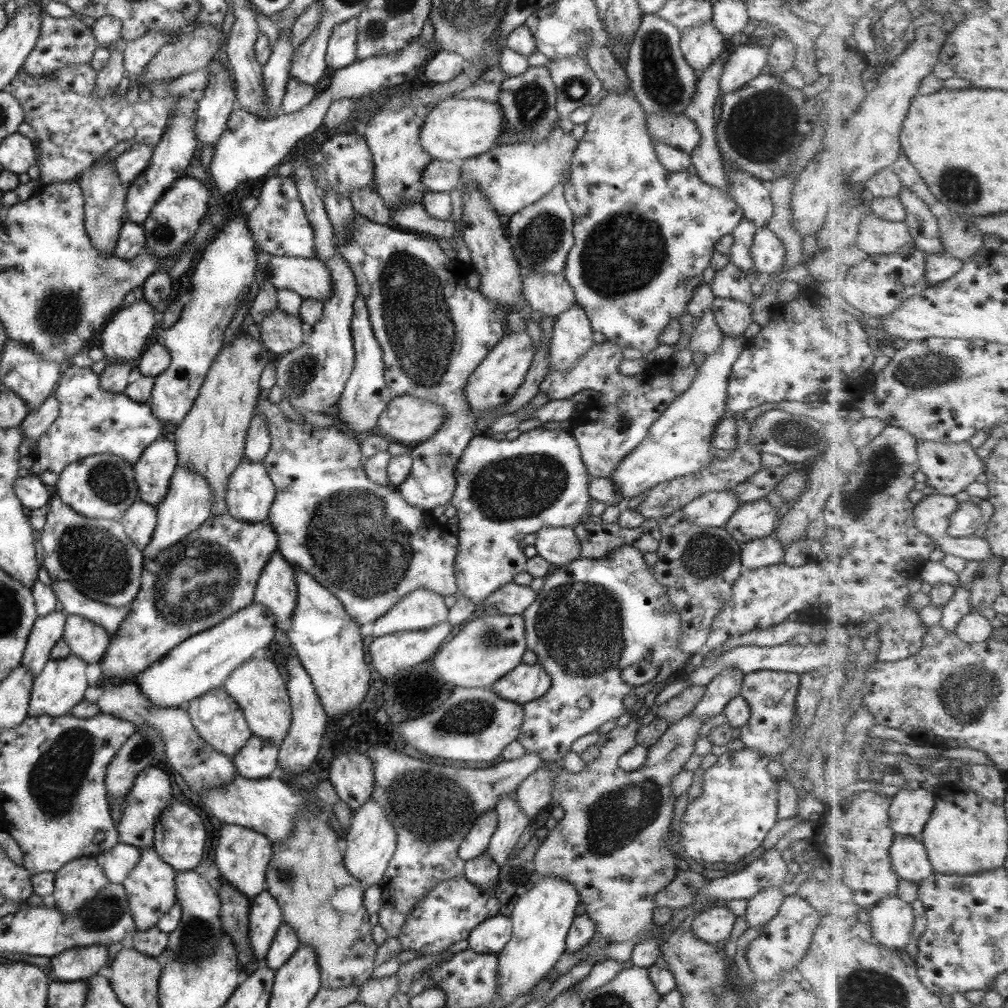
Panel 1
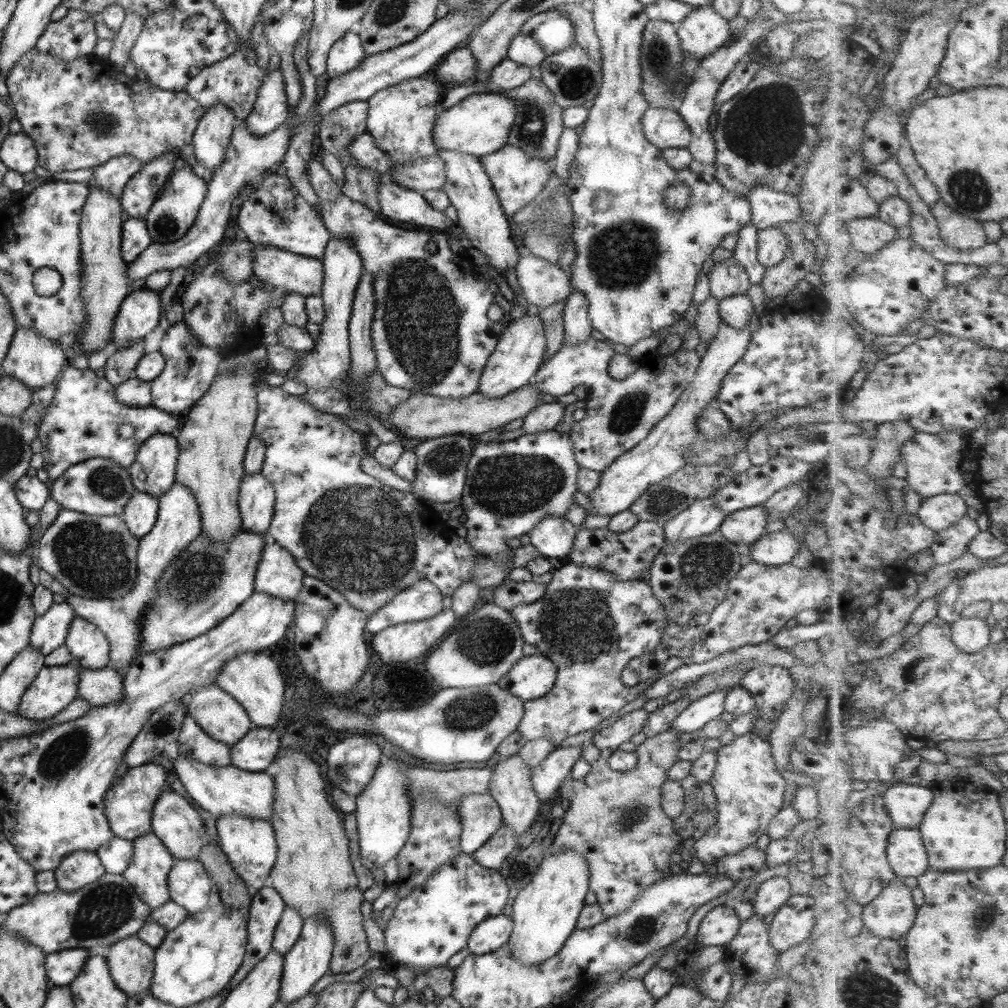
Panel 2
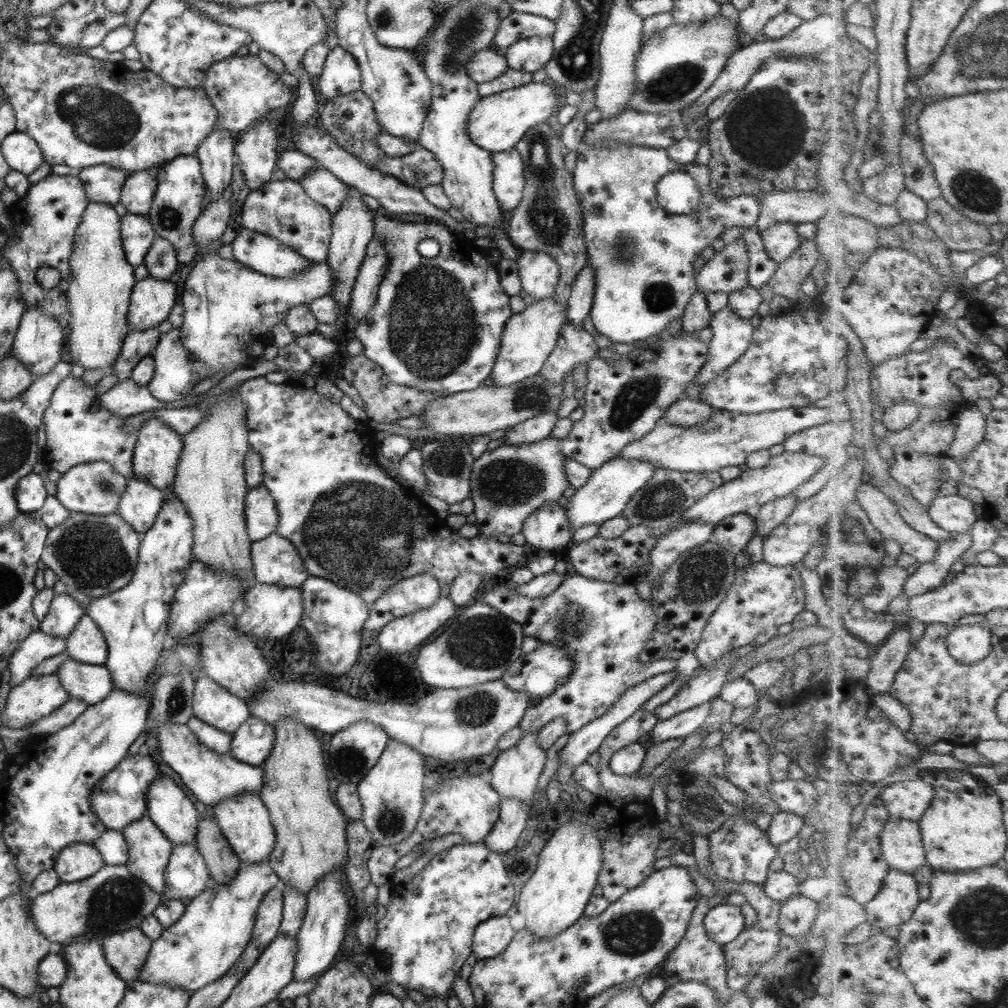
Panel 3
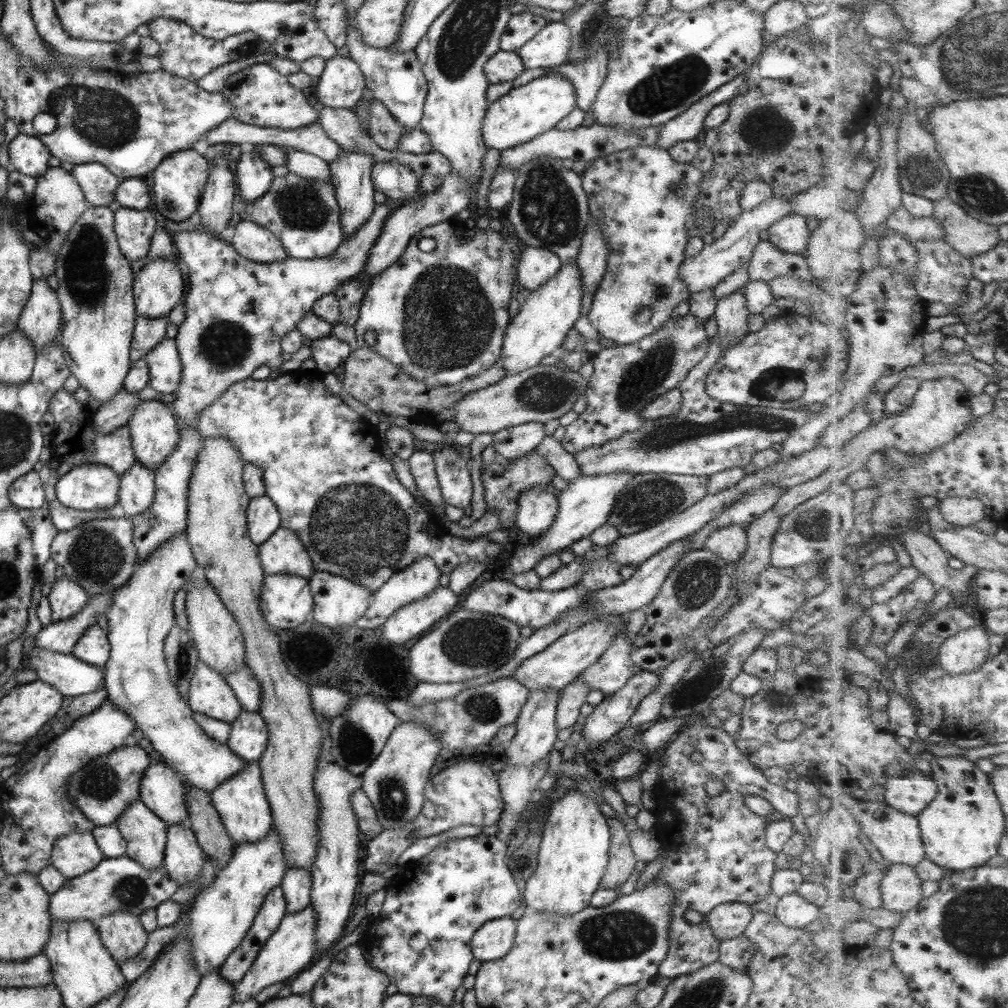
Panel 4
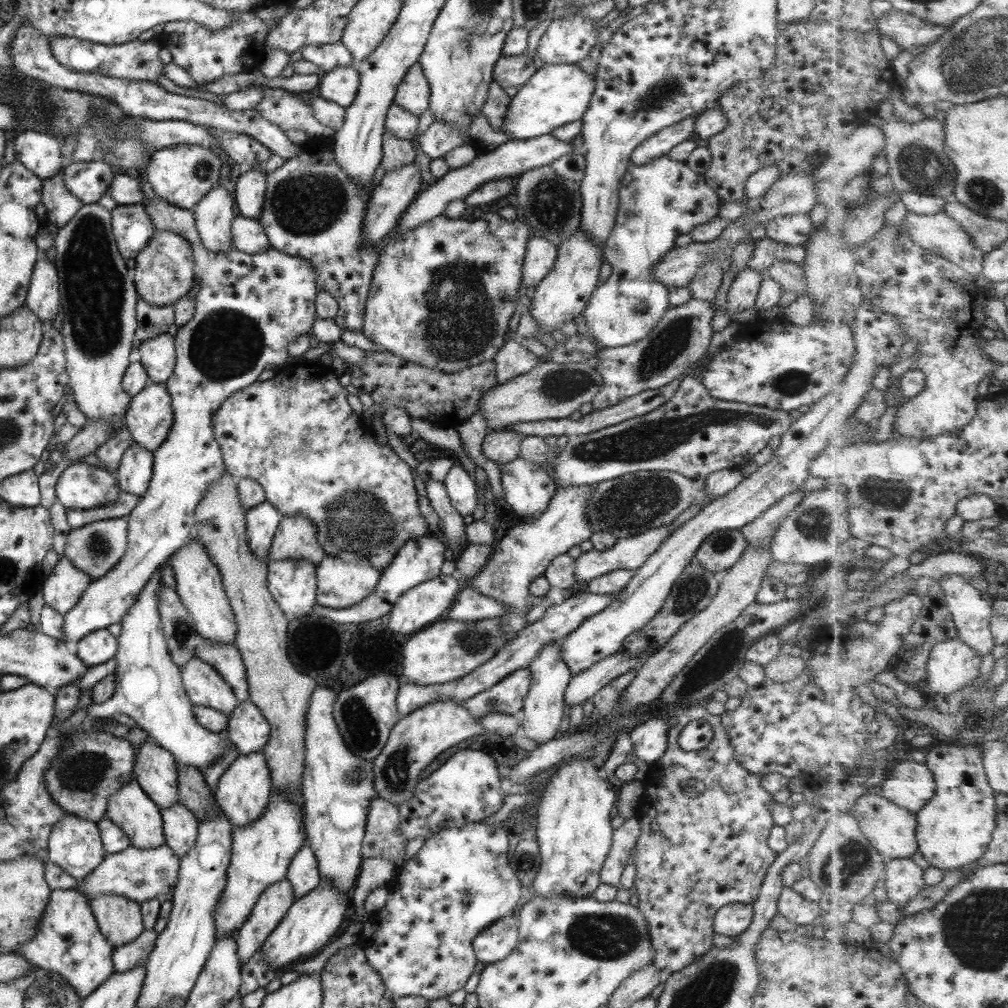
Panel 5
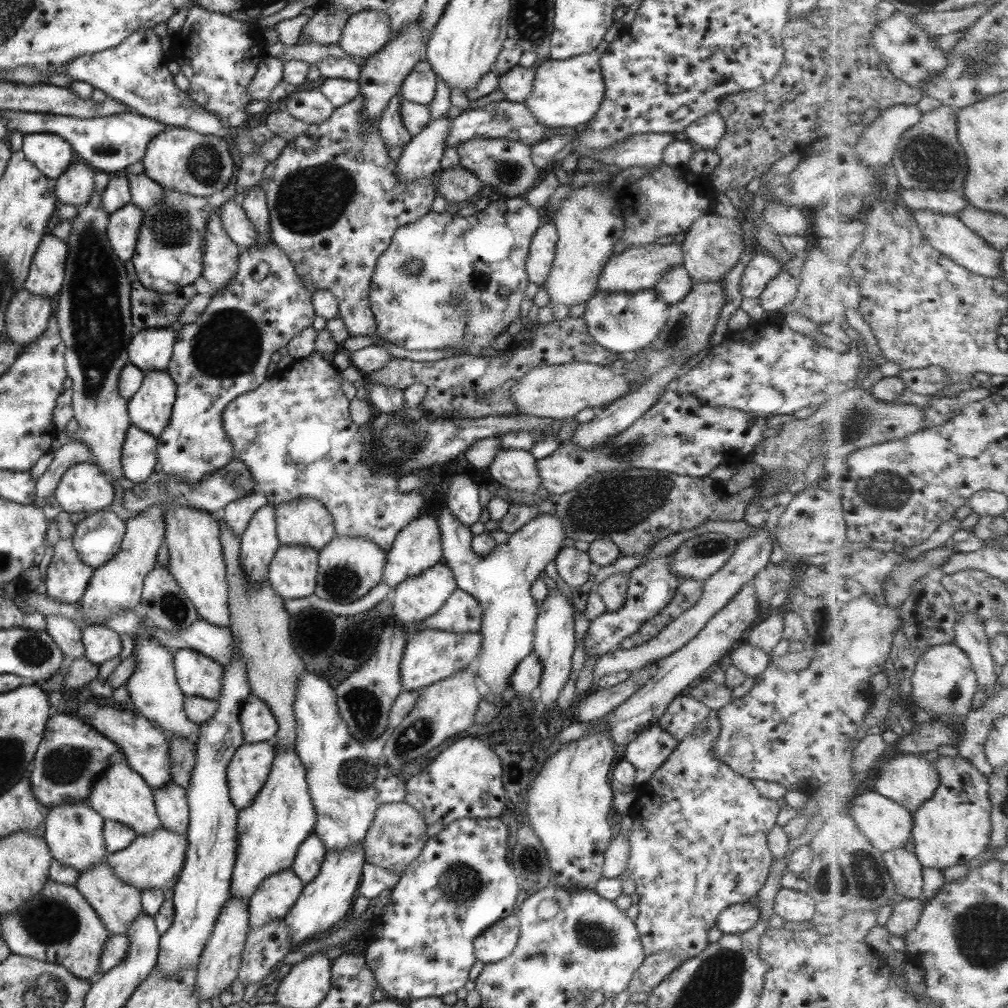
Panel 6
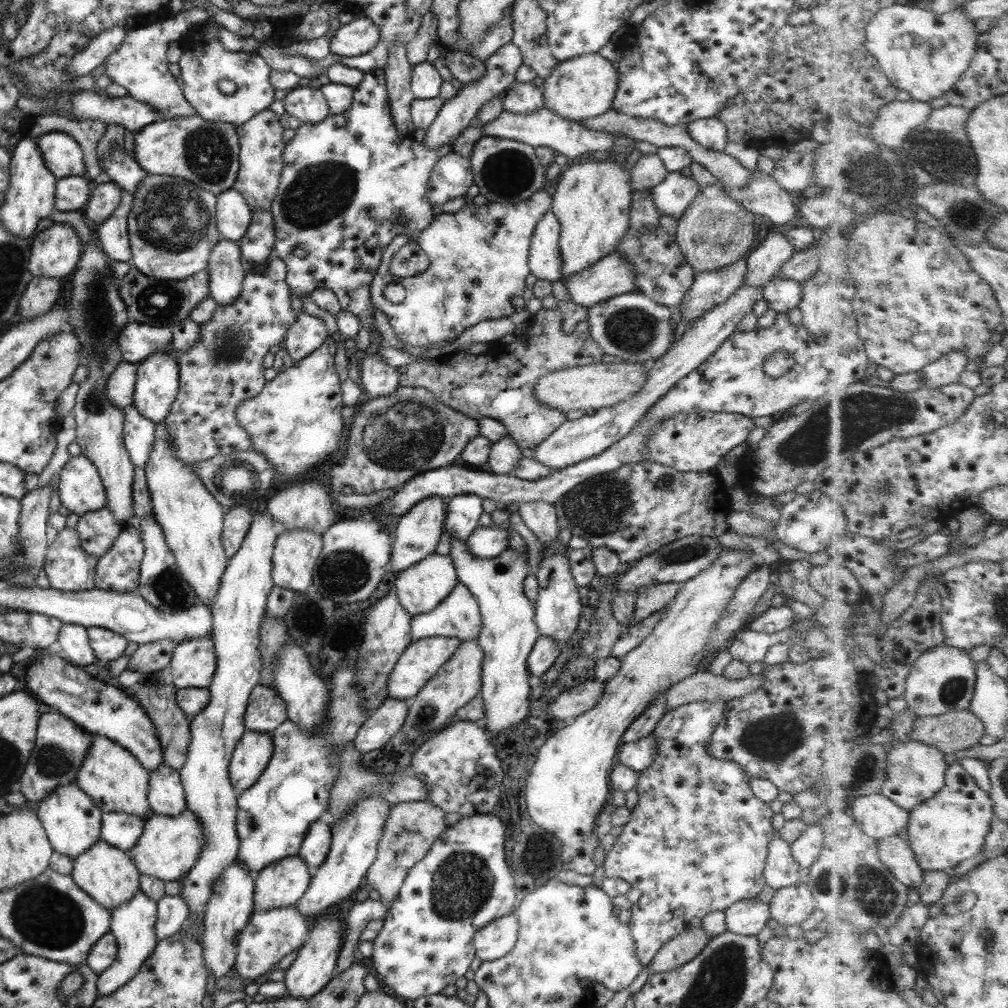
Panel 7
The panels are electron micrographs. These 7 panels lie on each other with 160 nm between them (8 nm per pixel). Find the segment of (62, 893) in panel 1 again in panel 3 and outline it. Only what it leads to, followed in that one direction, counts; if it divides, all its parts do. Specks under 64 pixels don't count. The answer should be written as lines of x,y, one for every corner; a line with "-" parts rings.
81,843
65,847
51,863
51,868
61,883
89,878
103,866
103,860
97,850
92,845

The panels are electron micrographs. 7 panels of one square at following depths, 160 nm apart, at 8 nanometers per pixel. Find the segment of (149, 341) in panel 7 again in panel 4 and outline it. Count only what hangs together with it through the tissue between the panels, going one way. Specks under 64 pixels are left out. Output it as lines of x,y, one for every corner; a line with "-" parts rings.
163,338
143,358
148,370
148,389
161,394
177,390
181,378
176,344
171,338

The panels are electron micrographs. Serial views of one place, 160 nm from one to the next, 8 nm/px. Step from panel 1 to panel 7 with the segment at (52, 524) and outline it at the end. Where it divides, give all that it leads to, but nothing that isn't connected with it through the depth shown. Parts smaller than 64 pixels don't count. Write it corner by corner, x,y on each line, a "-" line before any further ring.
105,507
78,515
74,529
77,531
80,547
97,559
103,556
117,535
123,529

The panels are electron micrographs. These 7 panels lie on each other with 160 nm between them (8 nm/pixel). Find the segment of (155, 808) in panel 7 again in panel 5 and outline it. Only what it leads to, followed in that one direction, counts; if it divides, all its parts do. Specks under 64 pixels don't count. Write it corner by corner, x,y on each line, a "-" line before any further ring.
181,804
159,810
162,820
164,844
177,859
187,855
198,833
198,824
193,814

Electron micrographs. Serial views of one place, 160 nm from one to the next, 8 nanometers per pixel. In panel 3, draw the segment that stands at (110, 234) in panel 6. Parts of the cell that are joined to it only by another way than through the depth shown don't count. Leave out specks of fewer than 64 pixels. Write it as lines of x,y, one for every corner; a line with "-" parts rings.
129,213
120,217
120,235
124,257
134,268
142,264
145,253
157,237
145,215

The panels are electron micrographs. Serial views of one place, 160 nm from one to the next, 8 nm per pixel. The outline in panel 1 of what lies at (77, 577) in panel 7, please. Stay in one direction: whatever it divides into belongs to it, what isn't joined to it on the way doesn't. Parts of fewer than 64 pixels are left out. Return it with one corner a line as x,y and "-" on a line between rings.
53,611
38,616
27,635
26,647
20,664
37,676
50,659
50,650
57,640
62,638
64,620
66,615
62,611

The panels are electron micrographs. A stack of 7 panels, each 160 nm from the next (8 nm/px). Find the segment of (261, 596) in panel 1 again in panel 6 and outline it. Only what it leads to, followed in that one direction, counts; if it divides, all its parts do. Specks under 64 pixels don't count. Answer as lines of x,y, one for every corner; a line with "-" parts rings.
298,498
274,507
276,537
282,546
302,544
321,550
336,534
331,515
312,498

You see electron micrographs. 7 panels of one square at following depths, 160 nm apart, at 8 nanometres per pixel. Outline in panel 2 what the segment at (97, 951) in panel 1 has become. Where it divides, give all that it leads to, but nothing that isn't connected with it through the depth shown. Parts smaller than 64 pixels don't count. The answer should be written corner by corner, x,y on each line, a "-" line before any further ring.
69,949
44,956
44,967
47,980
54,986
68,985
87,960
87,949

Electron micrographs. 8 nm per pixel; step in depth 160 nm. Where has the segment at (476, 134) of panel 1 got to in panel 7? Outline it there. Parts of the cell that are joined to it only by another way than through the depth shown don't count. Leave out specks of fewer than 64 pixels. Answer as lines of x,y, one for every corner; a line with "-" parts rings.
597,53
580,54
558,61
539,85
543,92
542,107
575,123
610,109
617,86
617,73
612,63

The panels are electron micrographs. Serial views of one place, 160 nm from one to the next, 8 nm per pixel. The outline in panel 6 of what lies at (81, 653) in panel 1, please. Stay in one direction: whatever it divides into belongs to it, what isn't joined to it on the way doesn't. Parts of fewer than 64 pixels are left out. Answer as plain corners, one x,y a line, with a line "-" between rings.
103,625
82,626
80,639
84,648
82,655
94,665
100,665
105,660
115,658
121,650
119,635

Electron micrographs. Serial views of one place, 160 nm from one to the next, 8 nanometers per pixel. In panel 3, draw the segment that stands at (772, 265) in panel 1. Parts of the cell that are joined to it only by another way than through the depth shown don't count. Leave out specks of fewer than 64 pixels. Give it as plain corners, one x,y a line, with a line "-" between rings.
777,222
767,228
764,228
763,230
758,231
758,233
760,234
766,257
773,262
782,264
788,262
791,253
799,246
800,237
805,231
805,229
801,229
795,224

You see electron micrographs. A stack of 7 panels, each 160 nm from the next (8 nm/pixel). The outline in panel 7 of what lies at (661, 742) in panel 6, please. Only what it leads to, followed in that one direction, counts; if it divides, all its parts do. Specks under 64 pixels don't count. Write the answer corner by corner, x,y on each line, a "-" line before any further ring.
647,734
639,740
622,743
615,759
617,764
639,774
653,762
654,756
656,756
656,740
651,734

